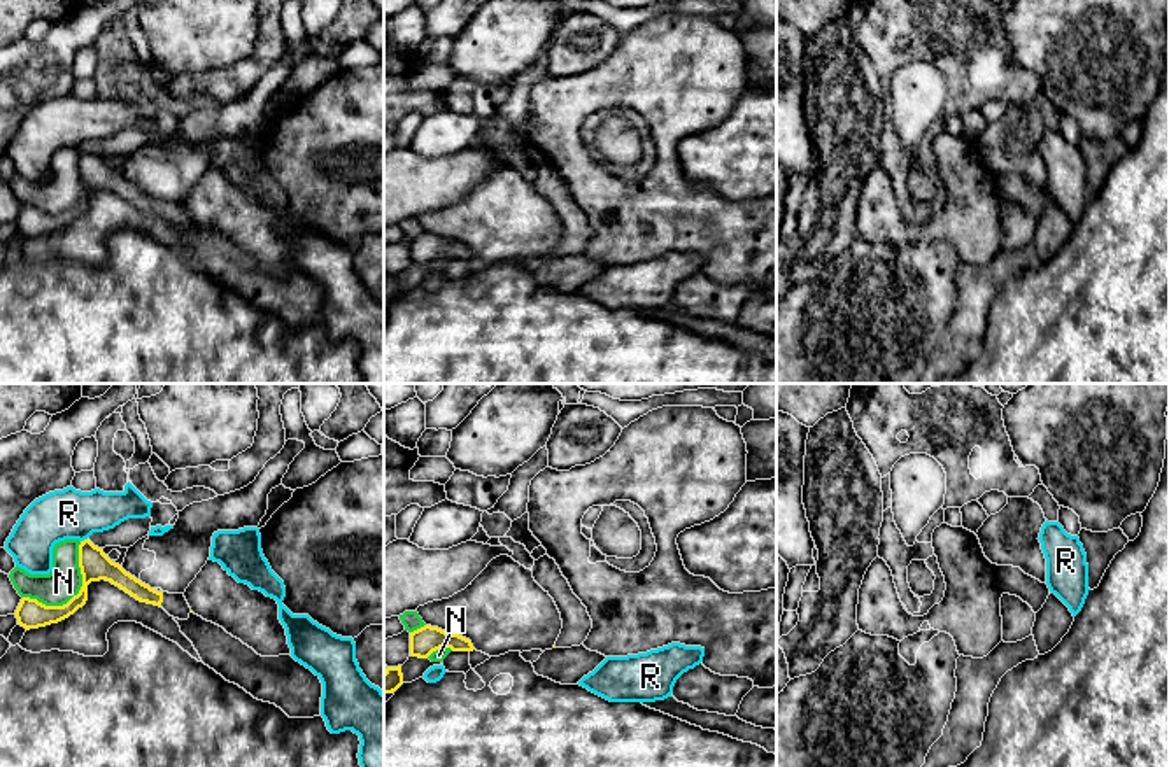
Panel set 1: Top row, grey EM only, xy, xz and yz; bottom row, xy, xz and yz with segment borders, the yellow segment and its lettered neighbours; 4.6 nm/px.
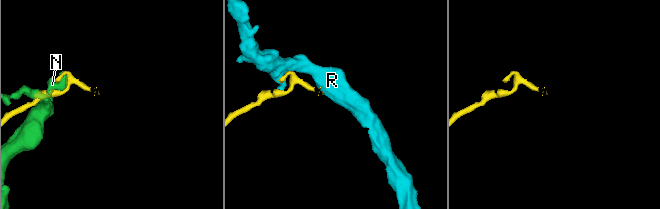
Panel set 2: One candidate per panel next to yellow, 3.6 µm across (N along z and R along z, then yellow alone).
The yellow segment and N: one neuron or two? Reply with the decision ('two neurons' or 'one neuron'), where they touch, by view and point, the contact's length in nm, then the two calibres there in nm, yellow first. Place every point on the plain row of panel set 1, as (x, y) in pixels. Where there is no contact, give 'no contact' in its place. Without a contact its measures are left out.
two neurons | xy (77, 202) | 380 nm | 140/160 nm

